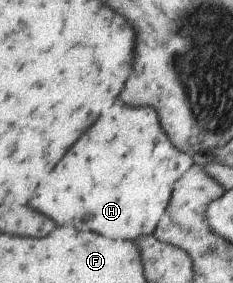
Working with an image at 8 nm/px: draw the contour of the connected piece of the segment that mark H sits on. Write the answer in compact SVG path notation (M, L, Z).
M117 103L115 109L99 121L77 141L77 147L73 147L73 151L69 151L53 171L49 171L49 183L45 183L35 195L37 199L33 199L33 209L39 209L61 227L73 223L79 231L89 229L113 239L138 241L141 235L153 236L169 207L173 183L193 165L191 155L179 153L169 143L159 115L151 107L127 107Z

